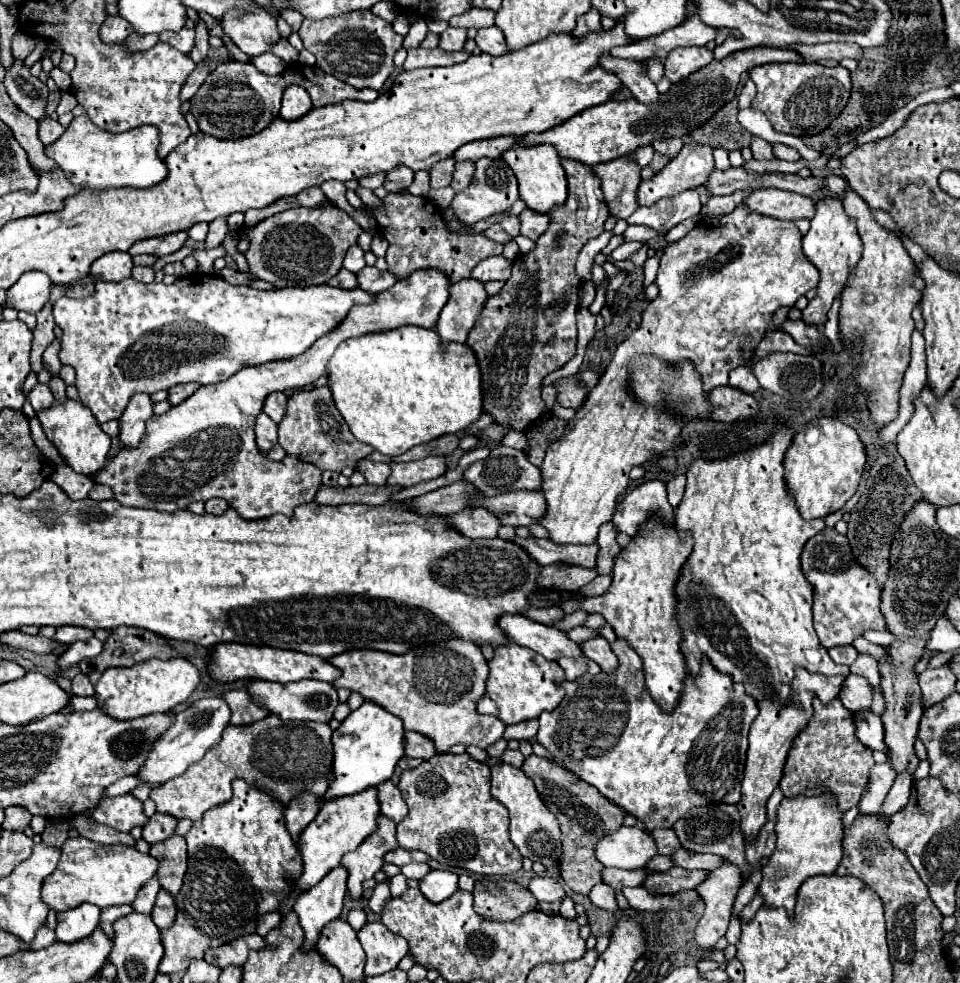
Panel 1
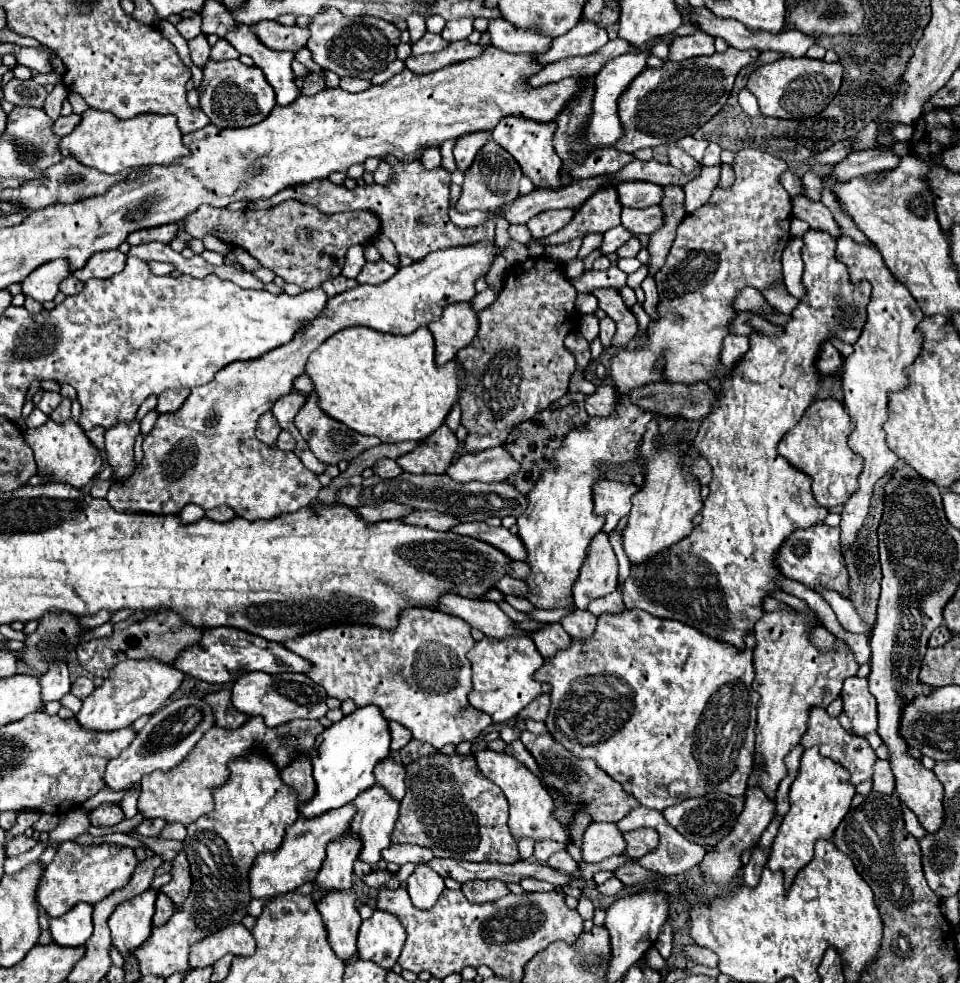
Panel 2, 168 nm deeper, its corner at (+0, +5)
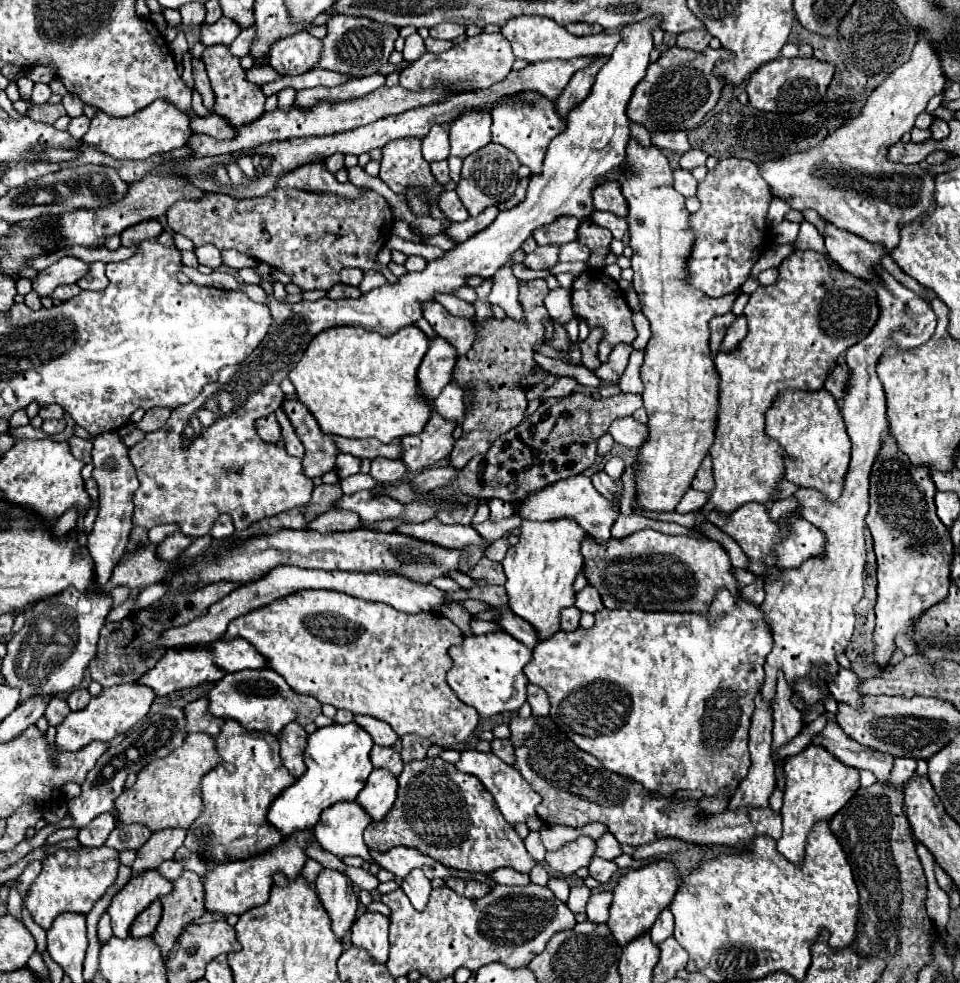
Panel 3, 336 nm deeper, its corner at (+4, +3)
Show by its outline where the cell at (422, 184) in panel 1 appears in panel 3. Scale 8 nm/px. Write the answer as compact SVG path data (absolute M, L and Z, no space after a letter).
M432 126L426 138L422 138L422 156L426 162L438 162L446 160L450 144L448 144L448 132L442 126Z

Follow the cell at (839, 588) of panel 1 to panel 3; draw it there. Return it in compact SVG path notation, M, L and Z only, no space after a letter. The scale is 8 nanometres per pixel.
M758 502L744 504L742 508L738 508L728 518L720 516L718 512L710 512L708 520L712 524L716 524L722 532L732 536L740 544L740 548L746 552L746 556L750 560L766 562L766 558L770 558L772 552L774 552L774 566L776 568L796 568L796 566L802 566L802 562L806 562L806 560L822 558L824 550L826 550L824 532L820 532L808 520L804 520L800 516L792 516L788 520L788 534L782 534L780 532L780 522L770 520L768 508L764 504L758 504Z

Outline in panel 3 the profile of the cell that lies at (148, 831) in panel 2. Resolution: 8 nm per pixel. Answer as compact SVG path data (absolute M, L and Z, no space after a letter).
M118 824L112 834L106 840L106 846L114 848L114 850L130 850L130 848L140 848L144 842L148 842L148 838L152 836L150 830L146 830L146 826L140 824Z

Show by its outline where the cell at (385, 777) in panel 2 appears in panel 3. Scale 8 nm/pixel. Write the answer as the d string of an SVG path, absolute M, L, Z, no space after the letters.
M374 746L374 750L370 752L370 760L374 764L374 768L388 768L388 772L392 776L400 776L404 764L400 754L394 748L384 748L384 746Z

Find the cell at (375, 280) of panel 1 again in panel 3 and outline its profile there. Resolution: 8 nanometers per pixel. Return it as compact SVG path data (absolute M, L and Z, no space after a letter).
M366 270L364 280L360 282L358 288L362 290L362 294L366 294L366 292L370 292L370 290L382 286L382 284L386 284L386 278L382 274L378 274L378 270Z

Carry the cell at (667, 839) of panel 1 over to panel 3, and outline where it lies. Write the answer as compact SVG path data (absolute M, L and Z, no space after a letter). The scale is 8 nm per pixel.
M606 832L596 844L598 844L596 856L604 858L604 860L616 860L622 854L622 844L616 842L616 838L610 832Z

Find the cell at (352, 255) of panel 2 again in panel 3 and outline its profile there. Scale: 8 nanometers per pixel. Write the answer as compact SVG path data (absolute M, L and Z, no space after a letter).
M344 268L344 270L340 270L340 282L358 286L362 282L362 272L358 268Z

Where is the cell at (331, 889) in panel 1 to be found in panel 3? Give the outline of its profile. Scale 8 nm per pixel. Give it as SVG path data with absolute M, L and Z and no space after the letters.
M338 802L324 810L320 822L314 826L314 836L326 852L340 860L359 856L372 863L374 859L364 844L364 830L370 822L370 816L356 802Z

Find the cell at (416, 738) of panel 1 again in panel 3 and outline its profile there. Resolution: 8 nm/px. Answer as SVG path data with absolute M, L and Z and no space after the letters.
M356 716L356 724L360 724L364 730L368 730L368 734L372 734L372 738L378 746L394 746L396 740L400 738L386 722L370 718L370 716Z

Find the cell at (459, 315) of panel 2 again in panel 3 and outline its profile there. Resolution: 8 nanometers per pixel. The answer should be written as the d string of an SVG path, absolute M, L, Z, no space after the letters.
M432 338L430 348L418 368L418 382L426 398L436 398L440 390L452 380L452 368L456 366L456 348L446 338Z

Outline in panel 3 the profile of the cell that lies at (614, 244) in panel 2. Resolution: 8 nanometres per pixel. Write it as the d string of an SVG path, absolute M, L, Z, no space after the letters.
M568 242L560 248L560 262L588 262L588 252L586 246L582 246L580 242Z

